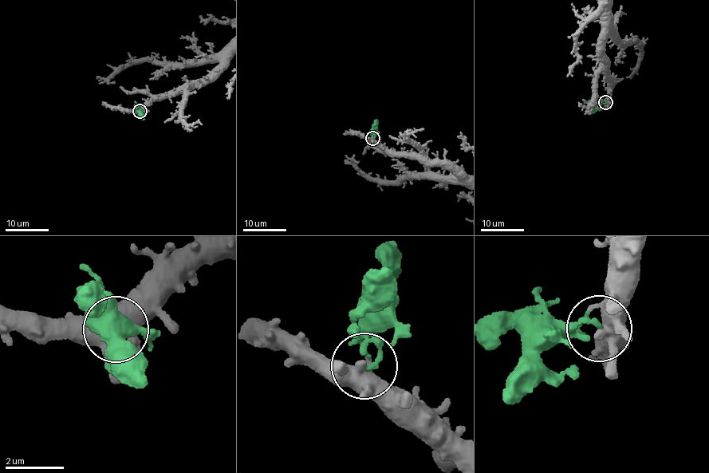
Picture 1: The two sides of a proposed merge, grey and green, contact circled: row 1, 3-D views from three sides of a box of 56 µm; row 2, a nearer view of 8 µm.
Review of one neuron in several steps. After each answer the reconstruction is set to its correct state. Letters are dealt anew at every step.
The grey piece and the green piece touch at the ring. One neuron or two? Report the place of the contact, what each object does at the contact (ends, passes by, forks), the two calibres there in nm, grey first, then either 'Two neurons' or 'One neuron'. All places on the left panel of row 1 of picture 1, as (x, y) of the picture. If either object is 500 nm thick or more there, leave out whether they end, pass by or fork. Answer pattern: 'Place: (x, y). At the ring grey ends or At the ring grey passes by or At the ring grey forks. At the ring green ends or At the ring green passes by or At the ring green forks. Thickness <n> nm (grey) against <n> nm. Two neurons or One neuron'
Place: (139, 111). At the ring grey forks. At the ring green ends. Thickness 360 nm (grey) against 150 nm. Two neurons

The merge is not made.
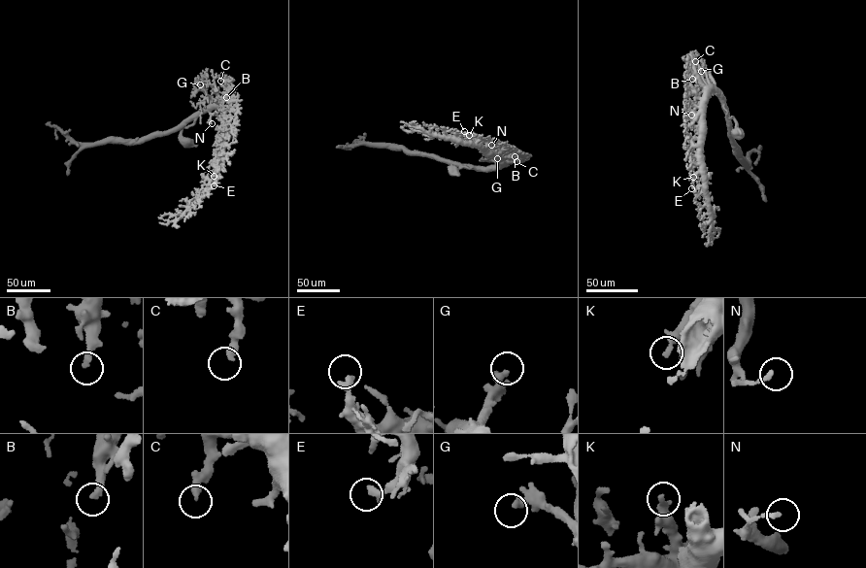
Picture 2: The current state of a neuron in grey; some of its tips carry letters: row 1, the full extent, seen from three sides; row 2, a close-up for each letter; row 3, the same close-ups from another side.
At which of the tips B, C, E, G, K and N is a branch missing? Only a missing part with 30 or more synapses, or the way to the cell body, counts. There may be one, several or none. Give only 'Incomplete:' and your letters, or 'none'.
Incomplete: none

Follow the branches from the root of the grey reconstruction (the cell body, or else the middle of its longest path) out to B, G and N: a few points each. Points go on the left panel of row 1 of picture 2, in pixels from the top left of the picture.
B: (220, 158), (222, 104), (226, 97)
G: (220, 158), (221, 111), (210, 102), (200, 84)
N: (220, 158), (221, 119), (212, 114), (212, 123)

